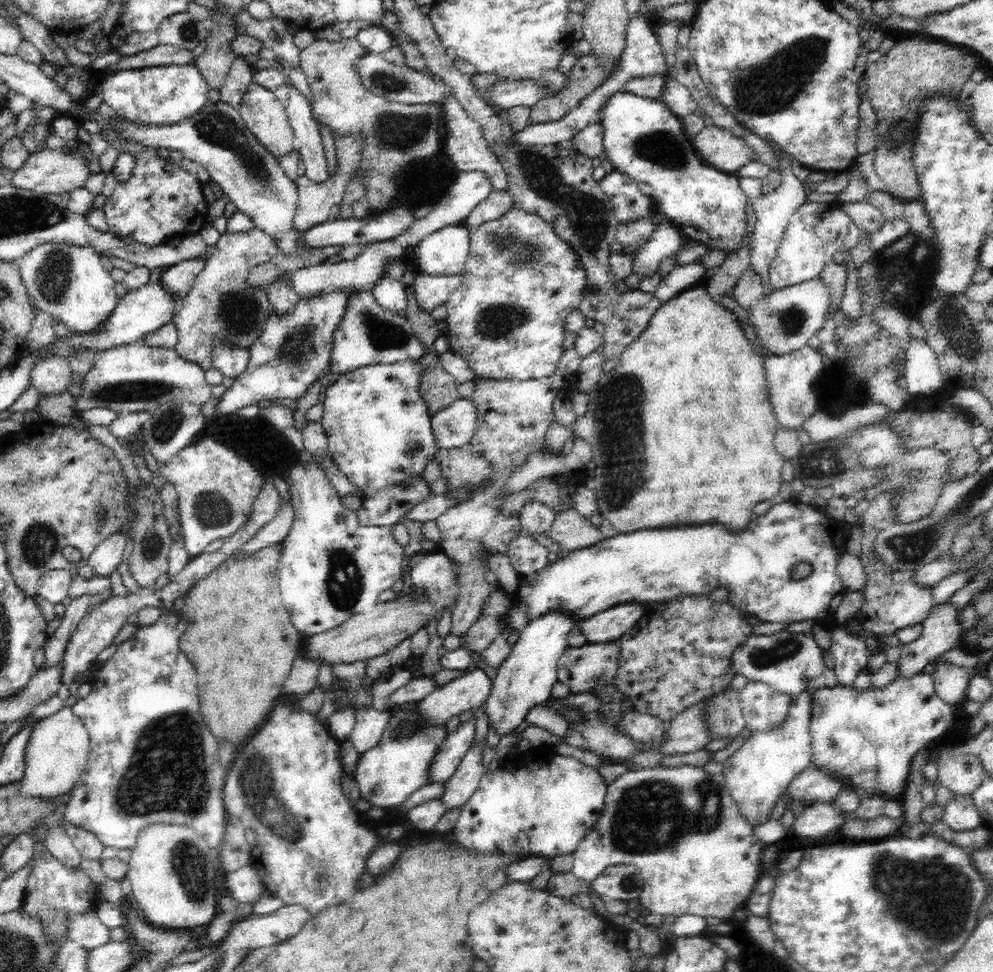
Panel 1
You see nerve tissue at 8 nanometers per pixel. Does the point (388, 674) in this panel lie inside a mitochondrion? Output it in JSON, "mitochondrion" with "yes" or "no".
{"mitochondrion":"no"}

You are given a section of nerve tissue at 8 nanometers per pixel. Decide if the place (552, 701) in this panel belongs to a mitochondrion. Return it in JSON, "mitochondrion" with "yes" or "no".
{"mitochondrion":"no"}

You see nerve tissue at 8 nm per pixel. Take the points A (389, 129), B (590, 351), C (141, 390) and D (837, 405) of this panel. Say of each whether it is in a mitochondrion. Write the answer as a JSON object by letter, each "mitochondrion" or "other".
{"A":"mitochondrion","B":"other","C":"mitochondrion","D":"mitochondrion"}

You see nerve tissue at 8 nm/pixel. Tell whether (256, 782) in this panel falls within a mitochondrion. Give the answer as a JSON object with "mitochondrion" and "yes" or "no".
{"mitochondrion":"yes"}

